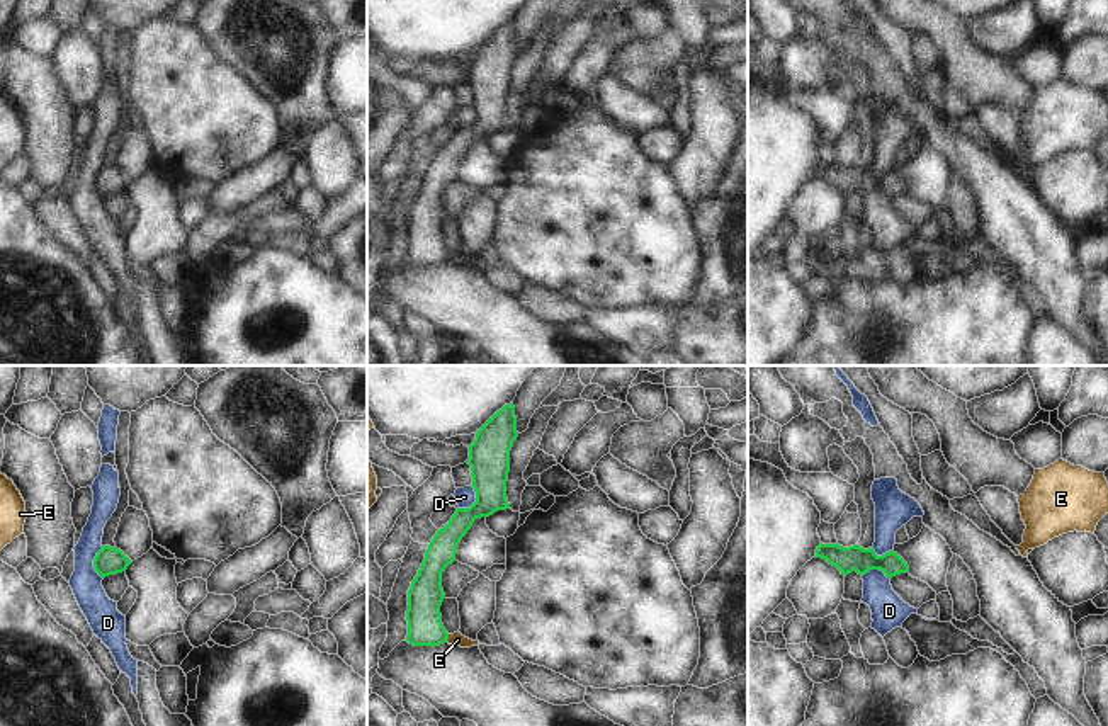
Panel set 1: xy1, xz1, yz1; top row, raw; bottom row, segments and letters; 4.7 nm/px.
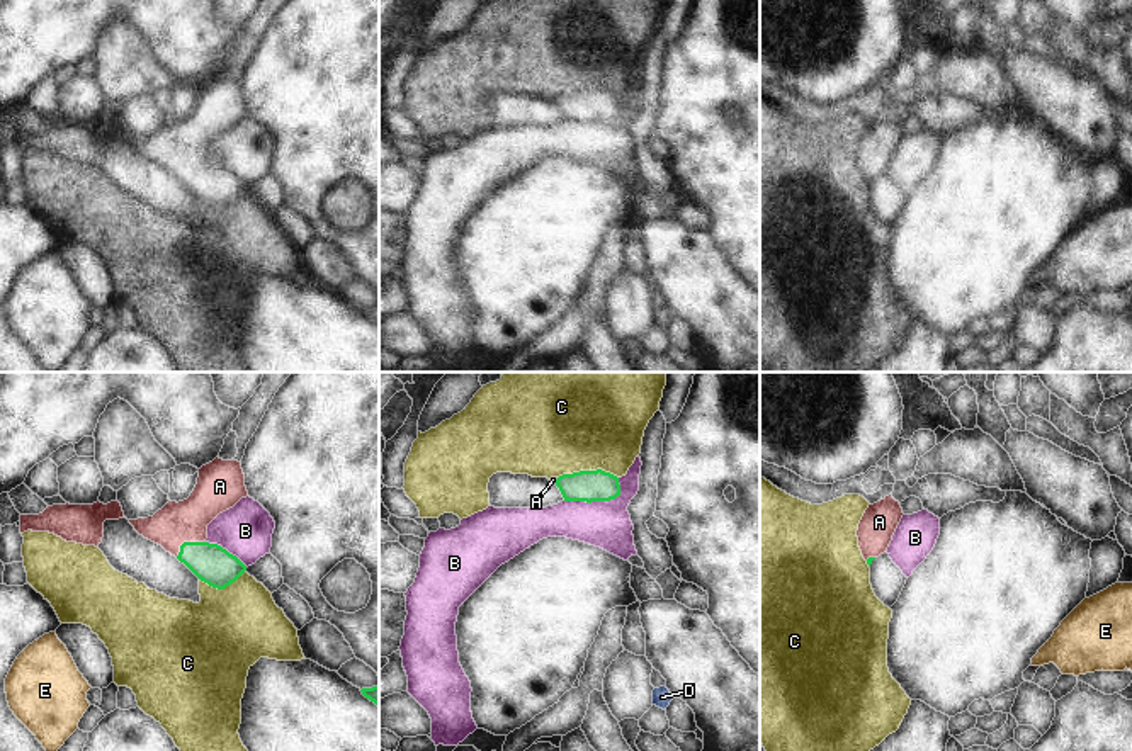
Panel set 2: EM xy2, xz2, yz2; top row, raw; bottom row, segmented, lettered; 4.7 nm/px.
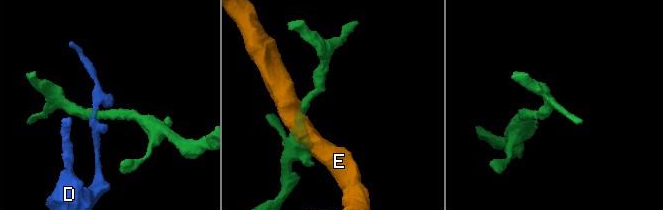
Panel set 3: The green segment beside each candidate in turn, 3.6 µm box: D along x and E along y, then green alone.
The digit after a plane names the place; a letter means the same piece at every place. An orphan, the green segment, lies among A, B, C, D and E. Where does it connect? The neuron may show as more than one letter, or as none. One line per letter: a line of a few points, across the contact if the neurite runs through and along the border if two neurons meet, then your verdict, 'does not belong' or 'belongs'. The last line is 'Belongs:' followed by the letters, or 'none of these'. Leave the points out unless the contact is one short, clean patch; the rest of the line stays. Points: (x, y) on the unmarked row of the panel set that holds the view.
A: line xy2 (213, 184), (187, 162), (187, 140); belongs
B: line xz2 (619, 97), (619, 112), (614, 118), (565, 121); does not belong
C: does not belong
D: line xy1 (101, 165), (94, 179), (94, 189), (102, 198); does not belong
E: line xz1 (449, 254), (446, 260); does not belong
Belongs: A

